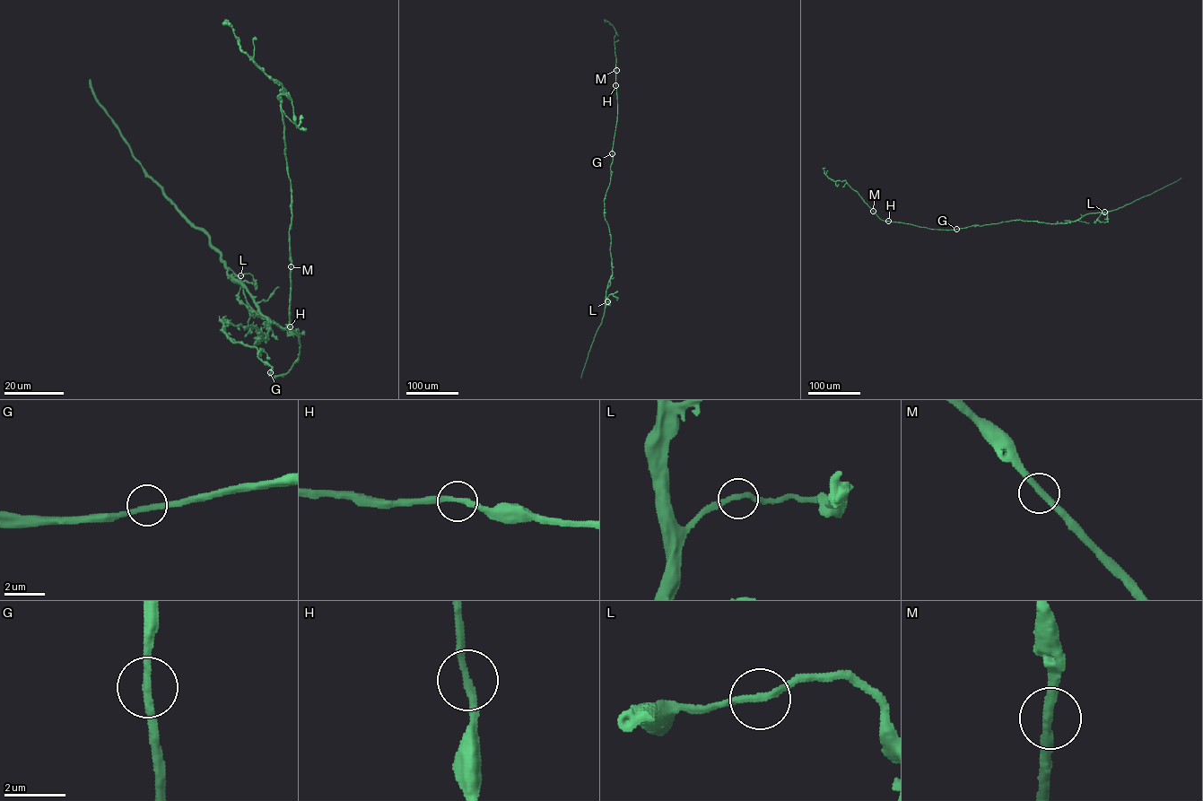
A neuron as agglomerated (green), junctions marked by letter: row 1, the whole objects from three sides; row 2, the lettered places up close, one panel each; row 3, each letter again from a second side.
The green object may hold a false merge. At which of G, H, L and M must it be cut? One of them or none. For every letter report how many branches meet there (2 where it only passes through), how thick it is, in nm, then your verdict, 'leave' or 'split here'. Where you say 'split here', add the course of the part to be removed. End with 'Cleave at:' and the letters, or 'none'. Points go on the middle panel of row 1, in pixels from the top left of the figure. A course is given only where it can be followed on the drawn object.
G: branches 2; calibre 260 nm; leave
H: branches 2; calibre 240 nm; leave
L: branches 2; calibre 240 nm; leave
M: branches 2; calibre 280 nm; leave
Cleave at: none

